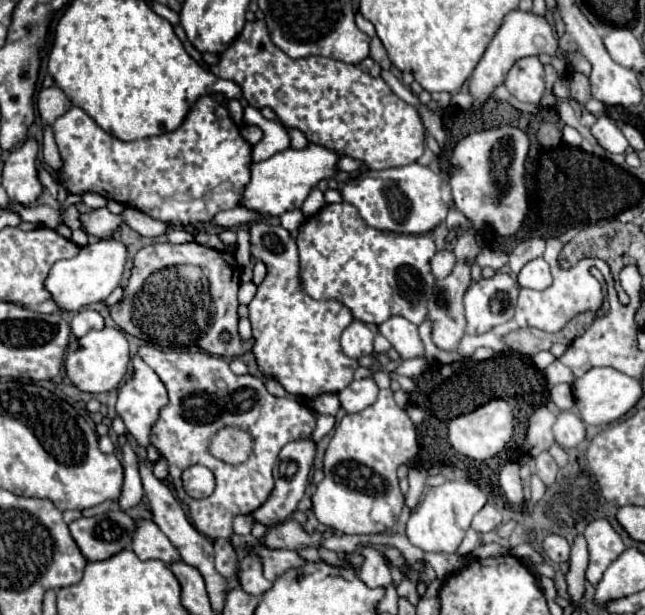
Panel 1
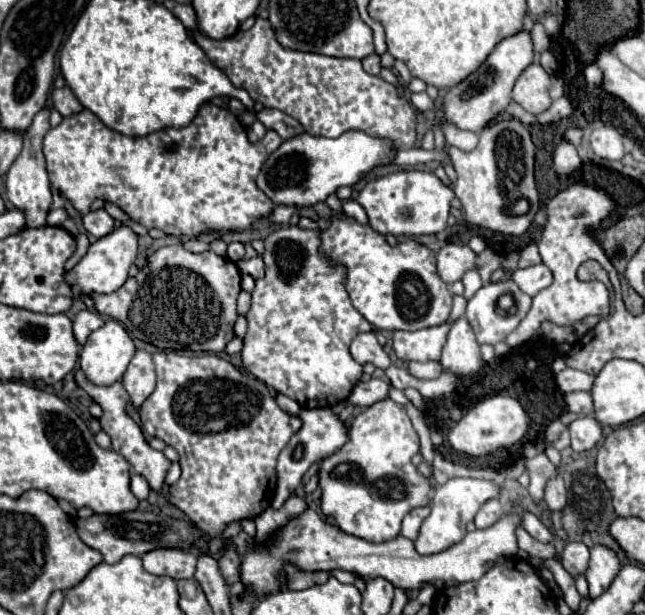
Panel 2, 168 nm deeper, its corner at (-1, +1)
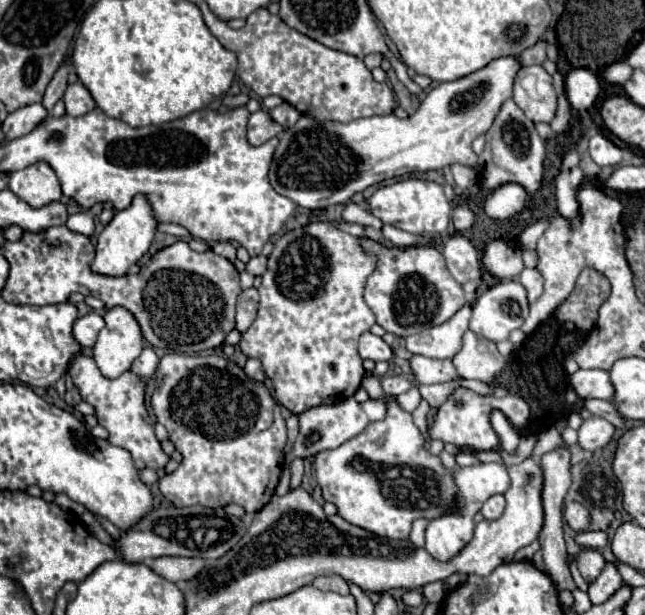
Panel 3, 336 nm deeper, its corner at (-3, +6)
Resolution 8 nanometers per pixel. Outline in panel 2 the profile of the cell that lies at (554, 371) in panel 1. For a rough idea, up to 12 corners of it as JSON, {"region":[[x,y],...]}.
{"region":[[565,368],[557,374],[561,392],[589,392],[593,374]]}

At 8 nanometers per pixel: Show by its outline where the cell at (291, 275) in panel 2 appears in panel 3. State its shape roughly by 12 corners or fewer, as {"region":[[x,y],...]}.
{"region":[[283,233],[239,349],[299,415],[349,399],[375,257]]}

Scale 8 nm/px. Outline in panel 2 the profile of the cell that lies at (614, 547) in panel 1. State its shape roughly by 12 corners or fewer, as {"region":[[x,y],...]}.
{"region":[[593,546],[585,572],[589,598],[609,588],[621,564],[613,550]]}

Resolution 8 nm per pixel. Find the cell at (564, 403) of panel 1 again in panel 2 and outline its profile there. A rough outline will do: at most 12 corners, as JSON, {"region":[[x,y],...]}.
{"region":[[589,392],[565,394],[569,412],[579,416],[593,414]]}

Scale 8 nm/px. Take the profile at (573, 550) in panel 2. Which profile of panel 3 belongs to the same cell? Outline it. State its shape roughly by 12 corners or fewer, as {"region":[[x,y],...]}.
{"region":[[581,549],[577,567],[587,583],[595,581],[605,565],[597,549]]}

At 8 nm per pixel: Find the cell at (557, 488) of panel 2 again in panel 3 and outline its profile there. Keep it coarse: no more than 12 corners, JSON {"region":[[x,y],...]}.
{"region":[[565,503],[565,519],[573,531],[589,529],[589,511]]}

